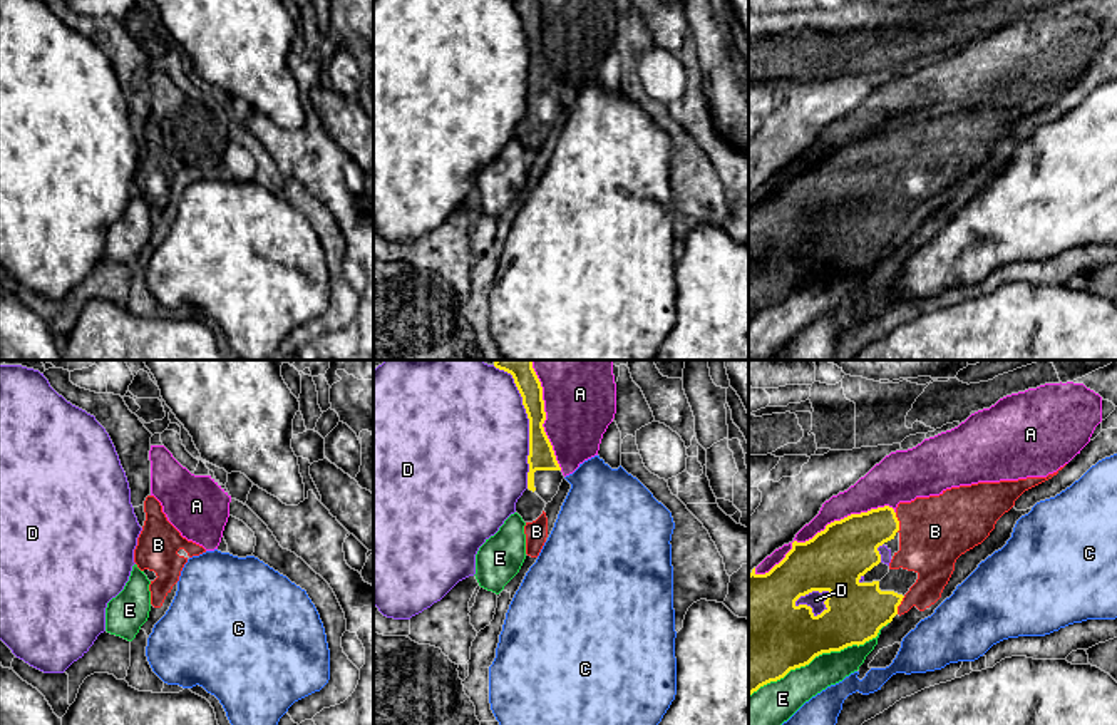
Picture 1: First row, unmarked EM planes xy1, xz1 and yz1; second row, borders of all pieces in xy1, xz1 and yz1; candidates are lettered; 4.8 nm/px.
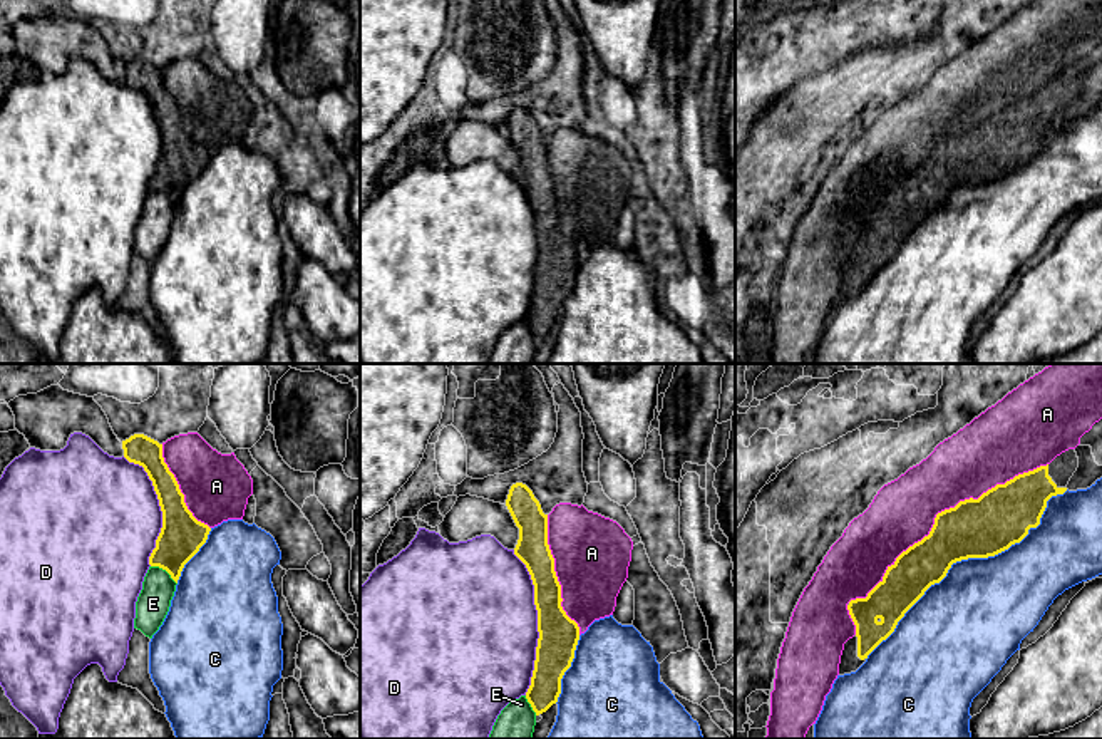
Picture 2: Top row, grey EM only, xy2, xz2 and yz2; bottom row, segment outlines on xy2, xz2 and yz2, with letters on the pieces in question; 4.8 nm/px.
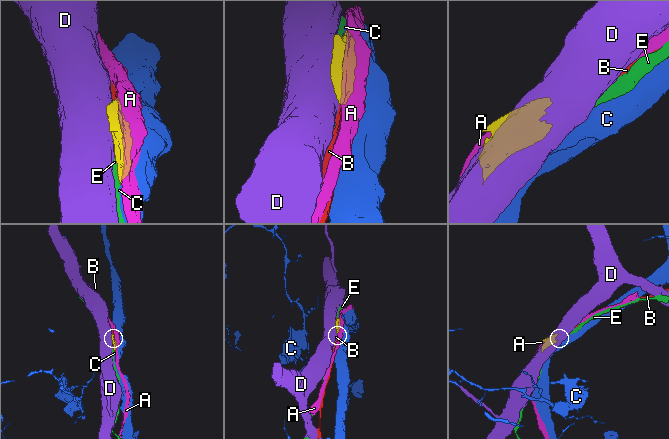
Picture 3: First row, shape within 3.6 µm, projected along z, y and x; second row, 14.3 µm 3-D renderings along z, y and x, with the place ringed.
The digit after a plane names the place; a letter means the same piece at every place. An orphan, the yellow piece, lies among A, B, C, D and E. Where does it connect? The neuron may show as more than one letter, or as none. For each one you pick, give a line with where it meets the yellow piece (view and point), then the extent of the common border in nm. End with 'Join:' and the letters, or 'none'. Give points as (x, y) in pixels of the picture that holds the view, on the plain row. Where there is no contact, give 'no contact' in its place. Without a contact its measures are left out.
B: meets yellow in yz1 at (898, 148); contact 100 nm long
Join: B

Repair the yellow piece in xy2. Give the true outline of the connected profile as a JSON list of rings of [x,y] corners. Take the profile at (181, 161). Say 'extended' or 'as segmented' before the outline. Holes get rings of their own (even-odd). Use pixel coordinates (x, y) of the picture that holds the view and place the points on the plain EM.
as segmented; [[[134,59],[122,65],[124,82],[139,89],[152,106],[162,136],[162,152],[149,181],[151,191],[166,194],[178,208],[184,189],[206,168],[211,152],[198,146],[184,127],[184,119],[162,82],[162,69]]]

